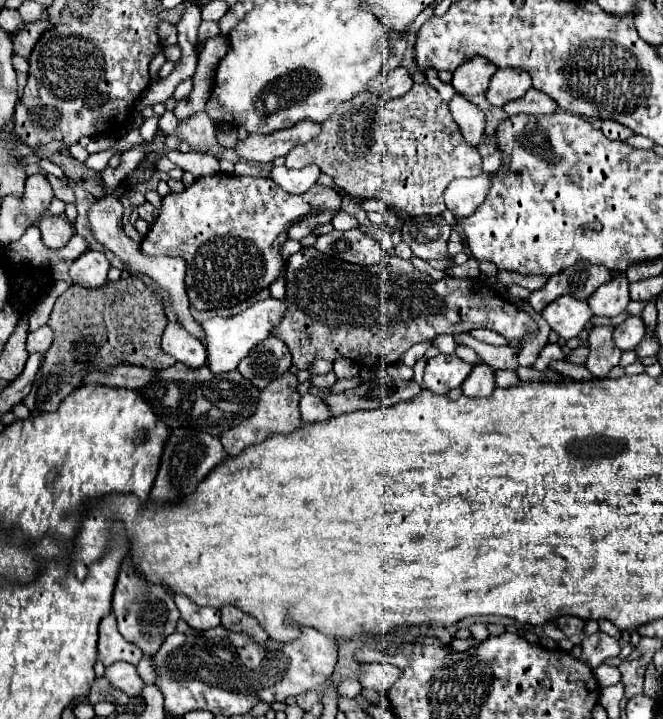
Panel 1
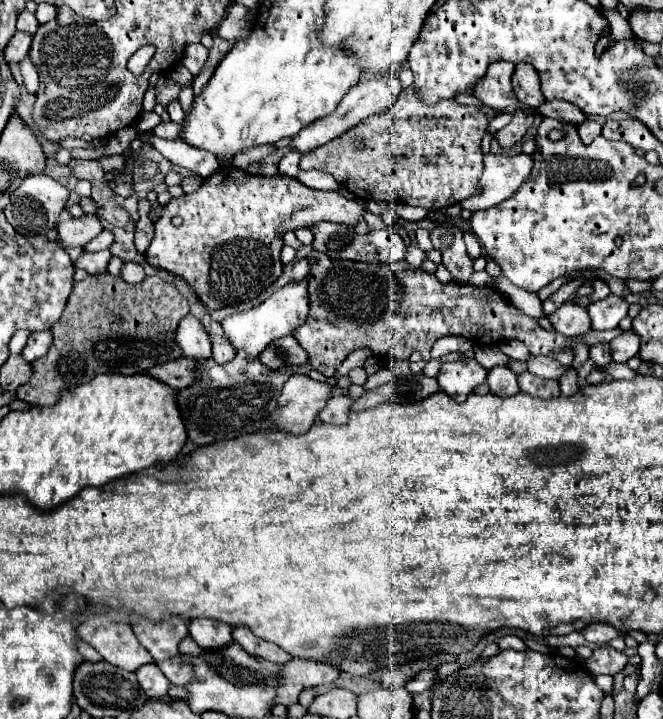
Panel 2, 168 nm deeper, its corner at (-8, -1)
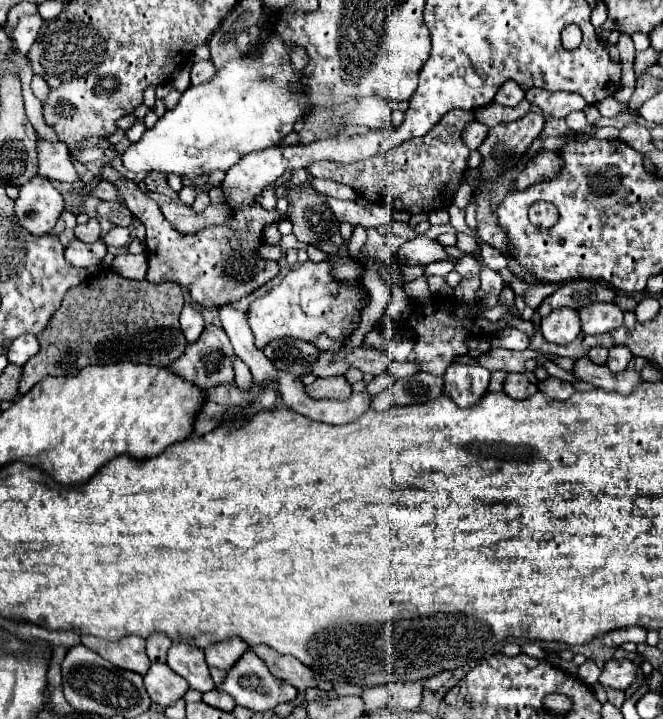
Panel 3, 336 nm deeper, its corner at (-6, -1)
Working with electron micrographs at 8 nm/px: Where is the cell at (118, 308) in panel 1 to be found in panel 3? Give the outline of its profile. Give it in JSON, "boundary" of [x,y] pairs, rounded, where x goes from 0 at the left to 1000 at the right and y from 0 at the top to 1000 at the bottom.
{"boundary":[[[166,376],[127,389],[124,395],[100,406],[94,426],[78,439],[69,459],[57,465],[60,490],[33,509],[36,517],[30,526],[27,545],[36,551],[39,545],[48,542],[51,534],[66,529],[69,523],[115,523],[124,512],[139,506],[136,495],[142,495],[142,506],[151,506],[151,509],[169,506],[169,503],[202,503],[202,506],[220,503],[220,506],[253,512],[265,498],[275,495],[281,484],[281,470],[275,467],[271,451],[268,451],[268,439],[276,426],[275,403],[265,392],[241,392],[241,395],[232,395],[223,389],[202,392]]]}

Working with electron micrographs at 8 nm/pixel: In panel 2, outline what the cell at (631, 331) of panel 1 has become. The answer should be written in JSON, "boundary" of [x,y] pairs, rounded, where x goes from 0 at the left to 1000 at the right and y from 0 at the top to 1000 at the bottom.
{"boundary":[[[950,459],[938,462],[920,476],[926,503],[947,503],[962,492],[962,484],[965,484],[965,470],[959,470],[959,465]]]}

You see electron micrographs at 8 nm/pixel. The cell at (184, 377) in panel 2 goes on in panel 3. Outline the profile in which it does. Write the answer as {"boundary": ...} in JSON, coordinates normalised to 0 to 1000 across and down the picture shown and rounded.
{"boundary":[[[311,453],[299,476],[284,478],[281,490],[256,506],[256,517],[311,542],[323,534],[353,529],[350,515],[353,487],[341,462],[329,453]]]}

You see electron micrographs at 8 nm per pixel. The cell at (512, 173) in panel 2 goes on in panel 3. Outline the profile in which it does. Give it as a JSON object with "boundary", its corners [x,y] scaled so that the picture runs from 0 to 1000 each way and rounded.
{"boundary":[[[821,209],[811,211],[784,239],[784,245],[775,248],[772,261],[775,264],[793,264],[799,256],[808,256],[811,250],[827,250],[830,245],[836,245],[836,239],[842,239],[842,214]]]}

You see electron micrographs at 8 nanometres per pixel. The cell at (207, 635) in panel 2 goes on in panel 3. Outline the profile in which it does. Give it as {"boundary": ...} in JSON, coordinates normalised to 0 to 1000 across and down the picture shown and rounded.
{"boundary":[[[344,887],[338,893],[329,893],[329,896],[317,896],[308,901],[308,910],[311,910],[311,921],[317,926],[326,926],[326,929],[347,929],[347,924],[353,924],[359,918],[359,912],[365,912],[365,907],[374,904],[374,896],[362,887]]]}

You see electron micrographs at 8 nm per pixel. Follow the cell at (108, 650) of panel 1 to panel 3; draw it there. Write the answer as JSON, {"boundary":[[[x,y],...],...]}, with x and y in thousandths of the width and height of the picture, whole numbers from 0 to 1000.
{"boundary":[[[121,885],[124,896],[136,904],[154,910],[163,921],[184,932],[202,932],[208,937],[220,937],[226,929],[226,918],[220,912],[220,896],[211,885],[187,885],[184,890],[157,890],[145,885]]]}

